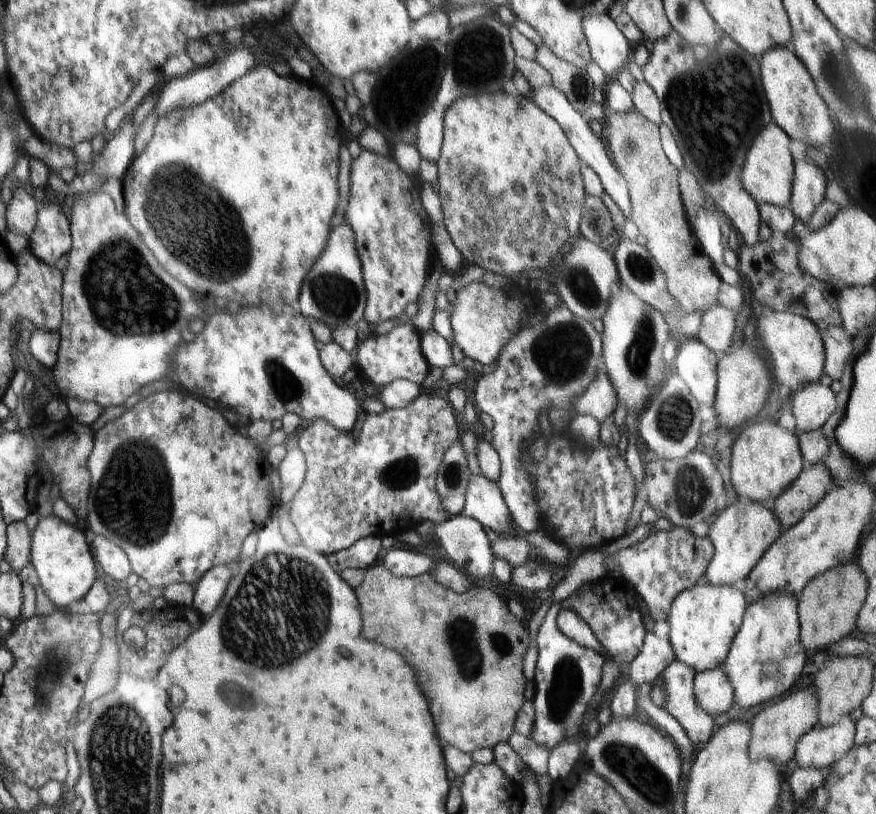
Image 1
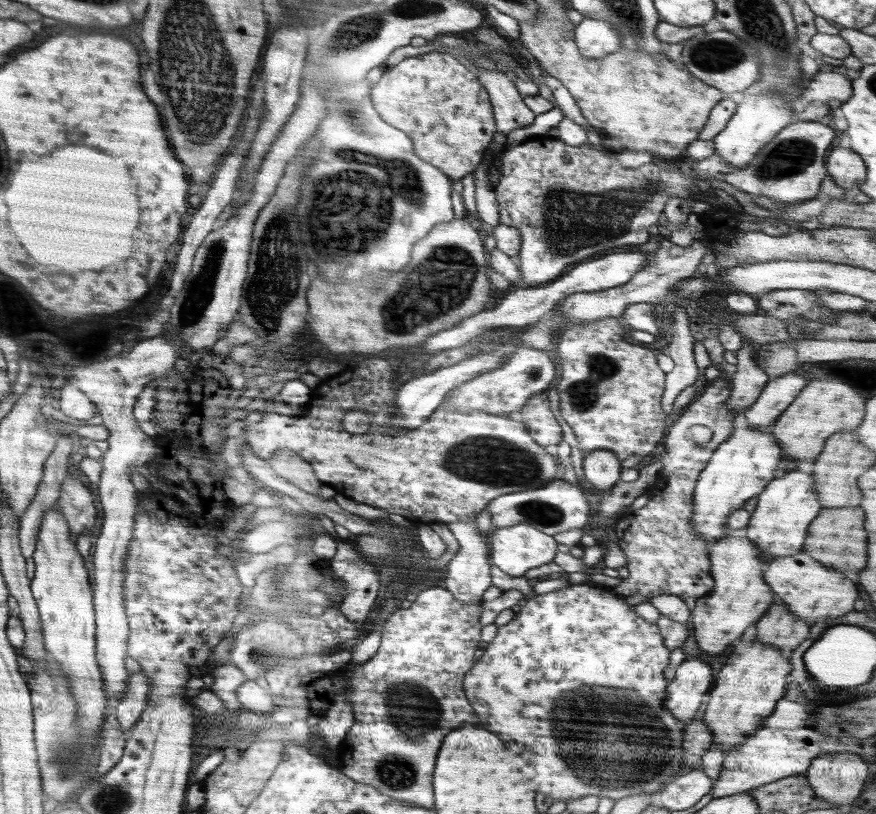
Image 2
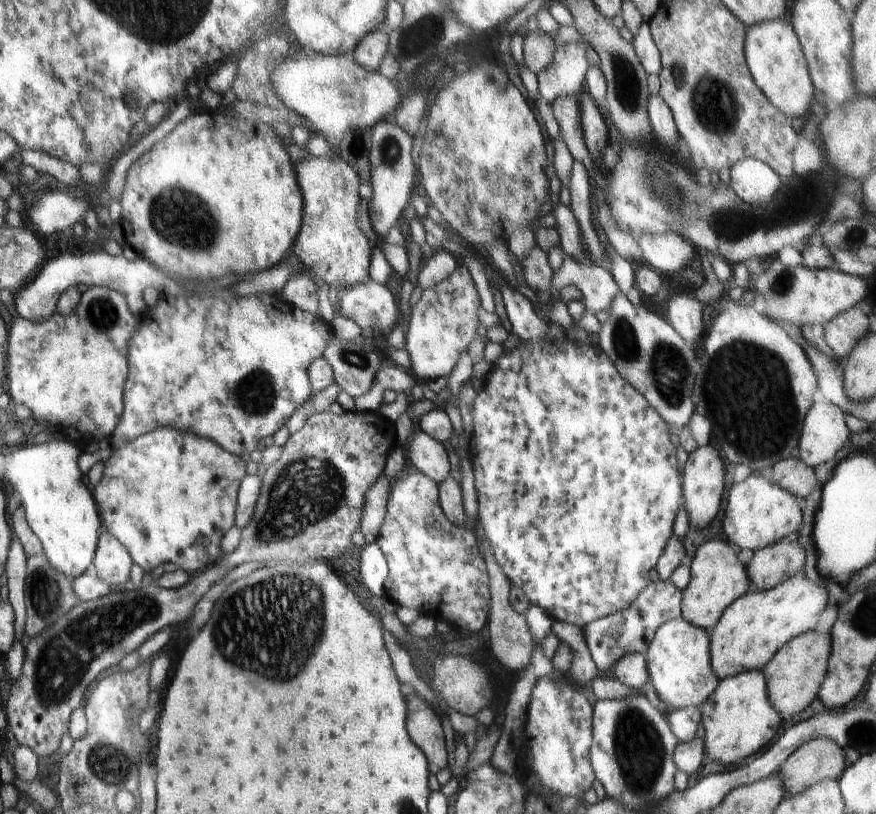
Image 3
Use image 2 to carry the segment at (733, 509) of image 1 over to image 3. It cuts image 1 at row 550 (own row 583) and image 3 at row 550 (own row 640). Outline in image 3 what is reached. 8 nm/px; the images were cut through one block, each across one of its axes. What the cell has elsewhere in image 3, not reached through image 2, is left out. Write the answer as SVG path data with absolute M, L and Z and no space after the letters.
M714 538L706 540L700 545L692 560L690 570L691 579L688 586L681 592L681 618L687 623L710 632L721 620L724 609L737 598L750 592L746 565L738 561L739 550L730 543Z

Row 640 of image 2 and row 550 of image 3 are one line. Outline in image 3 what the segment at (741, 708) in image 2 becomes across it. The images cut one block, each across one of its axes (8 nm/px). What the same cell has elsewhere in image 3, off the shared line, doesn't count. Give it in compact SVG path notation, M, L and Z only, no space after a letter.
M752 472L747 479L734 483L728 492L726 504L726 536L738 550L757 551L776 544L784 538L796 536L802 526L803 503L798 502L787 490L771 483L767 475Z

